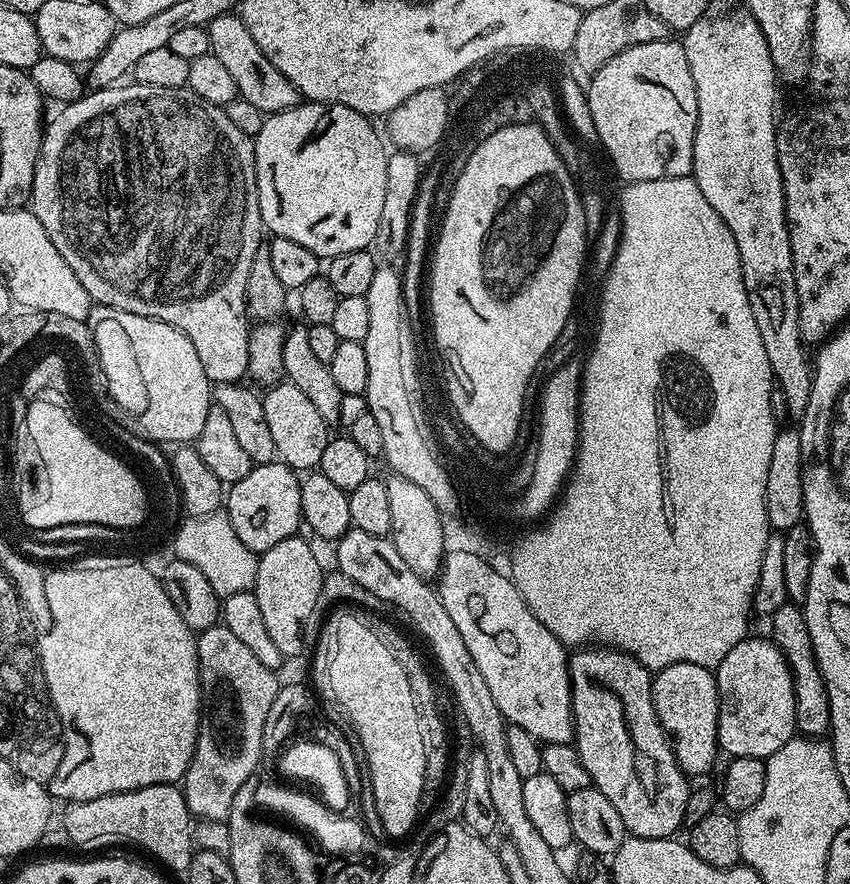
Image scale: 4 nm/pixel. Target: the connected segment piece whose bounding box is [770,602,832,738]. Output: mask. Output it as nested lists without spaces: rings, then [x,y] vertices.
[[[789,602],[783,604],[770,618],[772,633],[770,639],[792,672],[794,682],[794,714],[796,715],[796,731],[799,735],[820,738],[831,729],[830,698],[826,694],[826,686],[822,674],[818,670],[818,662],[814,658],[814,650],[810,642],[810,632],[806,630],[806,618],[797,605]]]

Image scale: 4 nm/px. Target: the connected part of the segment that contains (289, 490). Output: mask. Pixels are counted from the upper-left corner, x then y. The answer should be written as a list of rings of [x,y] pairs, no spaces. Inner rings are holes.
[[[283,462],[258,464],[242,482],[231,485],[226,492],[226,515],[234,526],[234,534],[242,538],[242,546],[254,553],[270,550],[286,538],[297,535],[301,522],[301,477]]]

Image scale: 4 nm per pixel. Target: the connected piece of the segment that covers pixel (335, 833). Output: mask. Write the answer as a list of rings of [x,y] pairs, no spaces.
[[[260,784],[256,788],[256,800],[262,807],[269,808],[270,811],[277,812],[288,820],[293,820],[297,824],[293,824],[297,829],[307,833],[323,851],[329,854],[339,854],[348,858],[353,854],[363,853],[360,851],[363,850],[364,843],[369,843],[368,829],[355,815],[352,817],[351,814],[335,812],[315,795],[307,796],[306,793],[299,792],[296,788],[287,788],[284,784]]]

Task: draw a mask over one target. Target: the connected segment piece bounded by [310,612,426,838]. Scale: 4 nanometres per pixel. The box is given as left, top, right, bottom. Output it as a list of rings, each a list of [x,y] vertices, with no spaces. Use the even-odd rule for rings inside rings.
[[[336,612],[325,624],[323,621],[311,660],[317,690],[329,696],[344,711],[354,730],[358,730],[368,765],[367,783],[372,786],[384,836],[406,835],[422,815],[420,799],[426,795],[426,759],[406,675],[378,640],[373,625],[363,624],[348,612]]]

